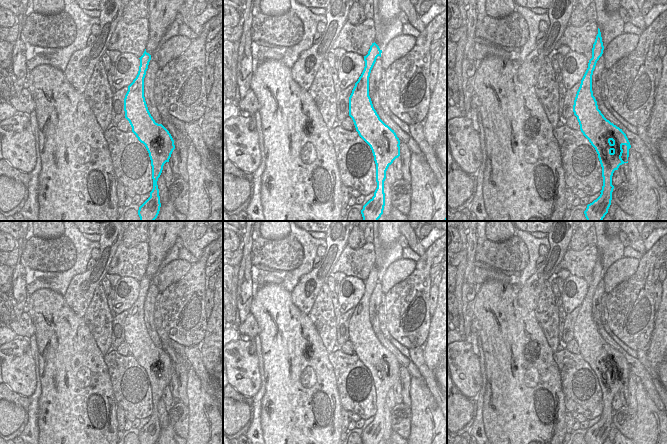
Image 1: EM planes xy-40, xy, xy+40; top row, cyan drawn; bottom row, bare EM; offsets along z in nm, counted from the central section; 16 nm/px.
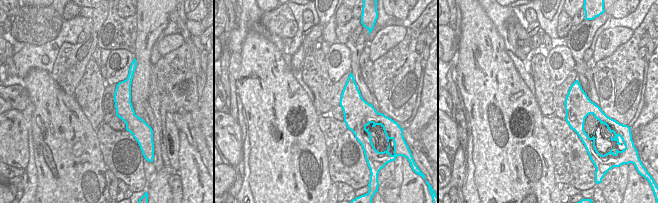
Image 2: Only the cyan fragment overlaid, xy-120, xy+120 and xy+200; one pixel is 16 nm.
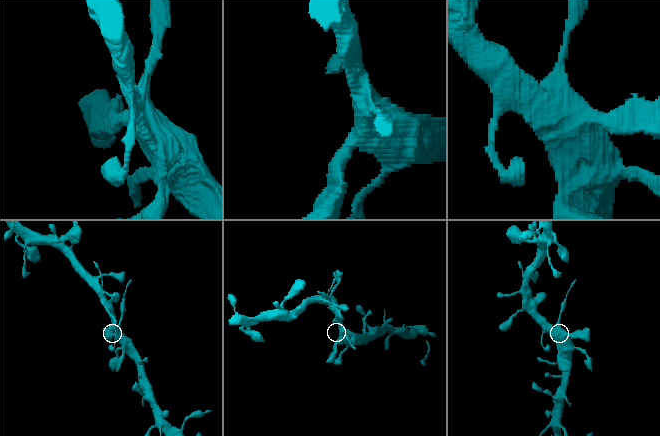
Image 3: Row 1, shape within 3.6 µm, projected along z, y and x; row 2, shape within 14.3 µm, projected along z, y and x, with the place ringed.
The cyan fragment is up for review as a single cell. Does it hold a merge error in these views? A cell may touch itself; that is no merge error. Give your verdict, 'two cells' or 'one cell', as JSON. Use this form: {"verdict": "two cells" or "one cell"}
{"verdict": "two cells"}

